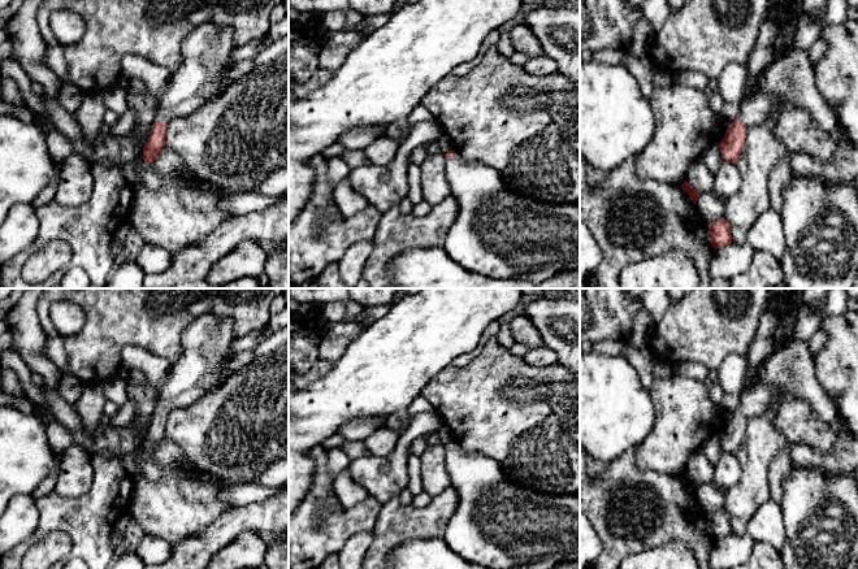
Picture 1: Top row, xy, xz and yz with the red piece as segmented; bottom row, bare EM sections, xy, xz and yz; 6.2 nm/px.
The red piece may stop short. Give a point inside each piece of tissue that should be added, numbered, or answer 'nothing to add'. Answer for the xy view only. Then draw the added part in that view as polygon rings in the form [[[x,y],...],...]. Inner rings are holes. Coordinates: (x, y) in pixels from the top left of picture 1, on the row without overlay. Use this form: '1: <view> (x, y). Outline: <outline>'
1: xy (207, 342). Outline: [[[205,313],[191,322],[182,333],[179,357],[172,362],[169,377],[157,392],[155,411],[168,416],[172,411],[183,409],[217,390],[230,377],[224,373],[222,365],[234,356],[231,346],[235,339],[230,318]]]

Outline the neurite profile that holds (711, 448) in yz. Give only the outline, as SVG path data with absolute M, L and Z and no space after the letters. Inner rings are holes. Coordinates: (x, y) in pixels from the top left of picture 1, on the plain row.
M719 436L710 438L703 446L702 452L706 455L710 464L714 466L722 456L722 442Z

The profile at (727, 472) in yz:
M723 451L720 459L714 465L712 482L722 490L728 491L738 483L742 468L736 455Z

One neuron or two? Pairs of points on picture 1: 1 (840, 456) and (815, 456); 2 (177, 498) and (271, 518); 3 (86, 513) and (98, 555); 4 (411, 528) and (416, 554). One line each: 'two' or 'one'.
1: one
2: two
3: one
4: two

